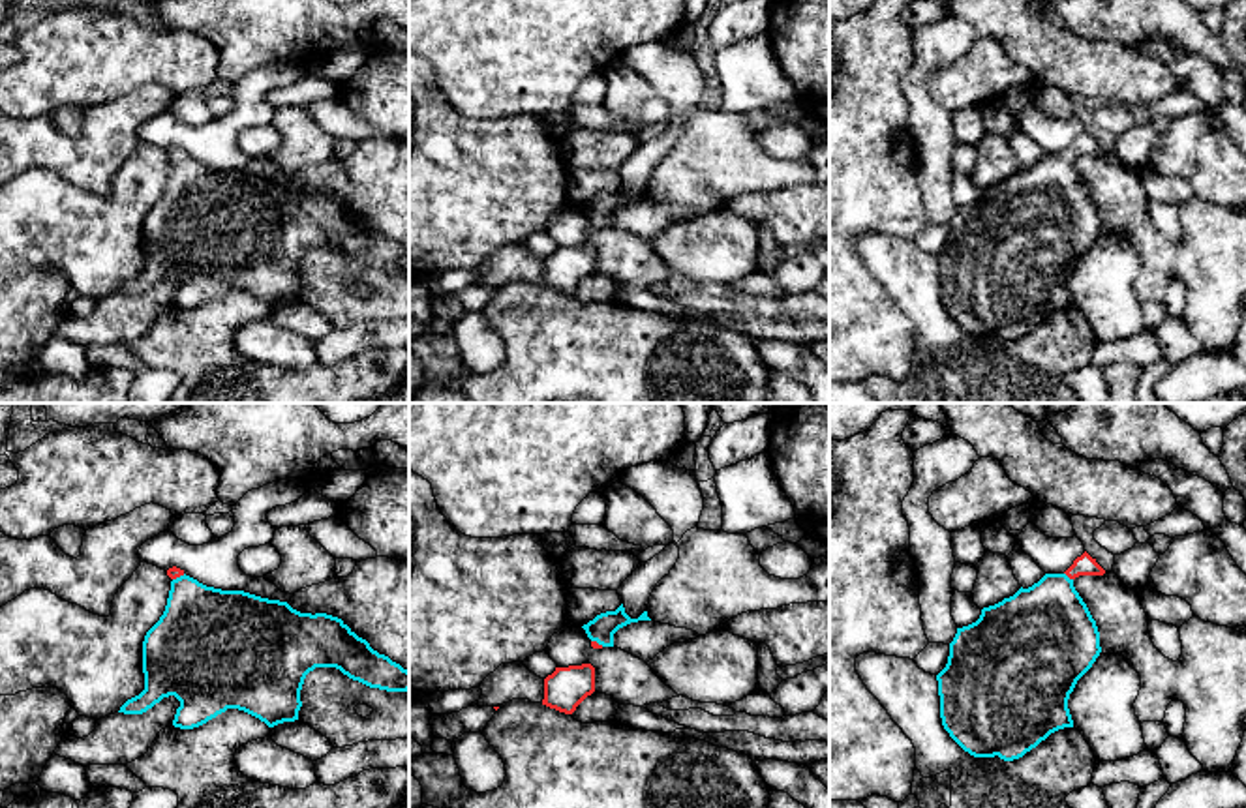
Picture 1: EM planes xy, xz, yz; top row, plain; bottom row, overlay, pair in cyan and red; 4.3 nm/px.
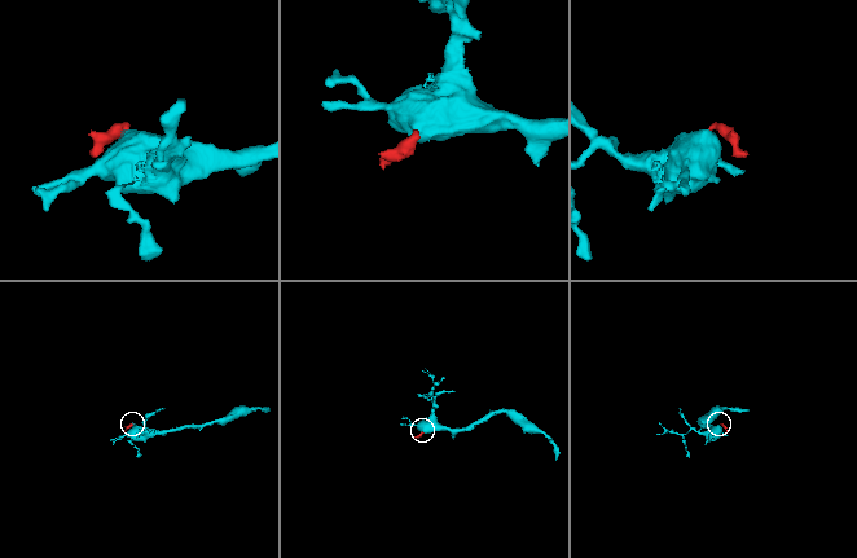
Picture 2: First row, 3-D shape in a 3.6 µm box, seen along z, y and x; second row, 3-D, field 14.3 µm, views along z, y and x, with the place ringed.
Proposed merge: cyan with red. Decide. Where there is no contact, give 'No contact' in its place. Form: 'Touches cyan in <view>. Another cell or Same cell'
Touches cyan in yz. Same cell

